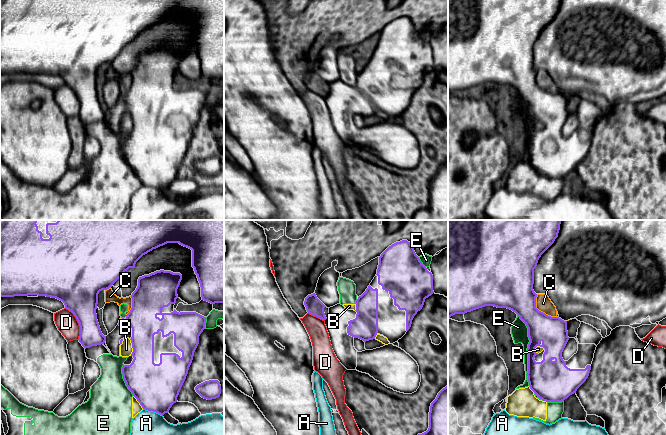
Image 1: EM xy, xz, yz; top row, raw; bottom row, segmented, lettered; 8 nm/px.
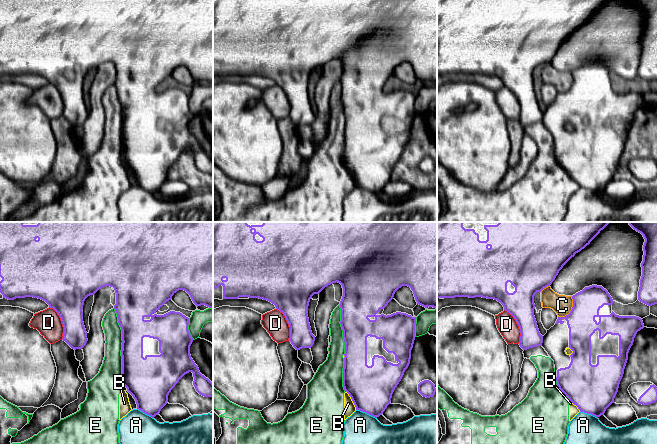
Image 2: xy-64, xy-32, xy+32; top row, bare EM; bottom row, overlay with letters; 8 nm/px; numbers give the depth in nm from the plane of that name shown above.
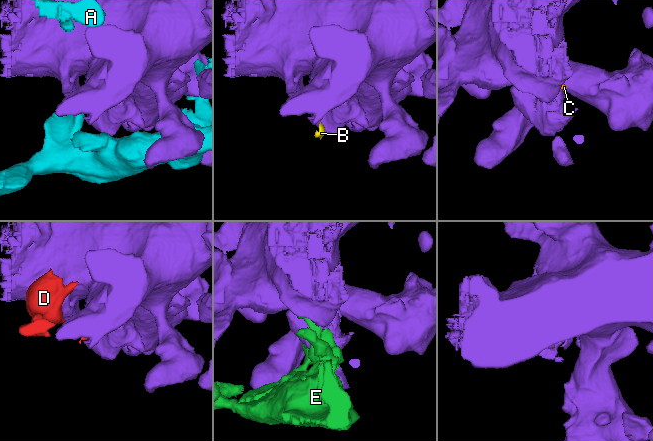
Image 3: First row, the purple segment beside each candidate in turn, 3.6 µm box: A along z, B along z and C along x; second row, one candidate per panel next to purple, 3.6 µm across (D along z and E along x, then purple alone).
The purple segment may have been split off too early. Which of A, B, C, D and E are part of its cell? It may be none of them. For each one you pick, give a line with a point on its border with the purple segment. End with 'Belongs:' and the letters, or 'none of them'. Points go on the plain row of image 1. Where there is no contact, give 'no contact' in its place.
Belongs: none of them

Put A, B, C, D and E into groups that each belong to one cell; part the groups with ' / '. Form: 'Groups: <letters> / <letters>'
Groups: A / B C E / D

